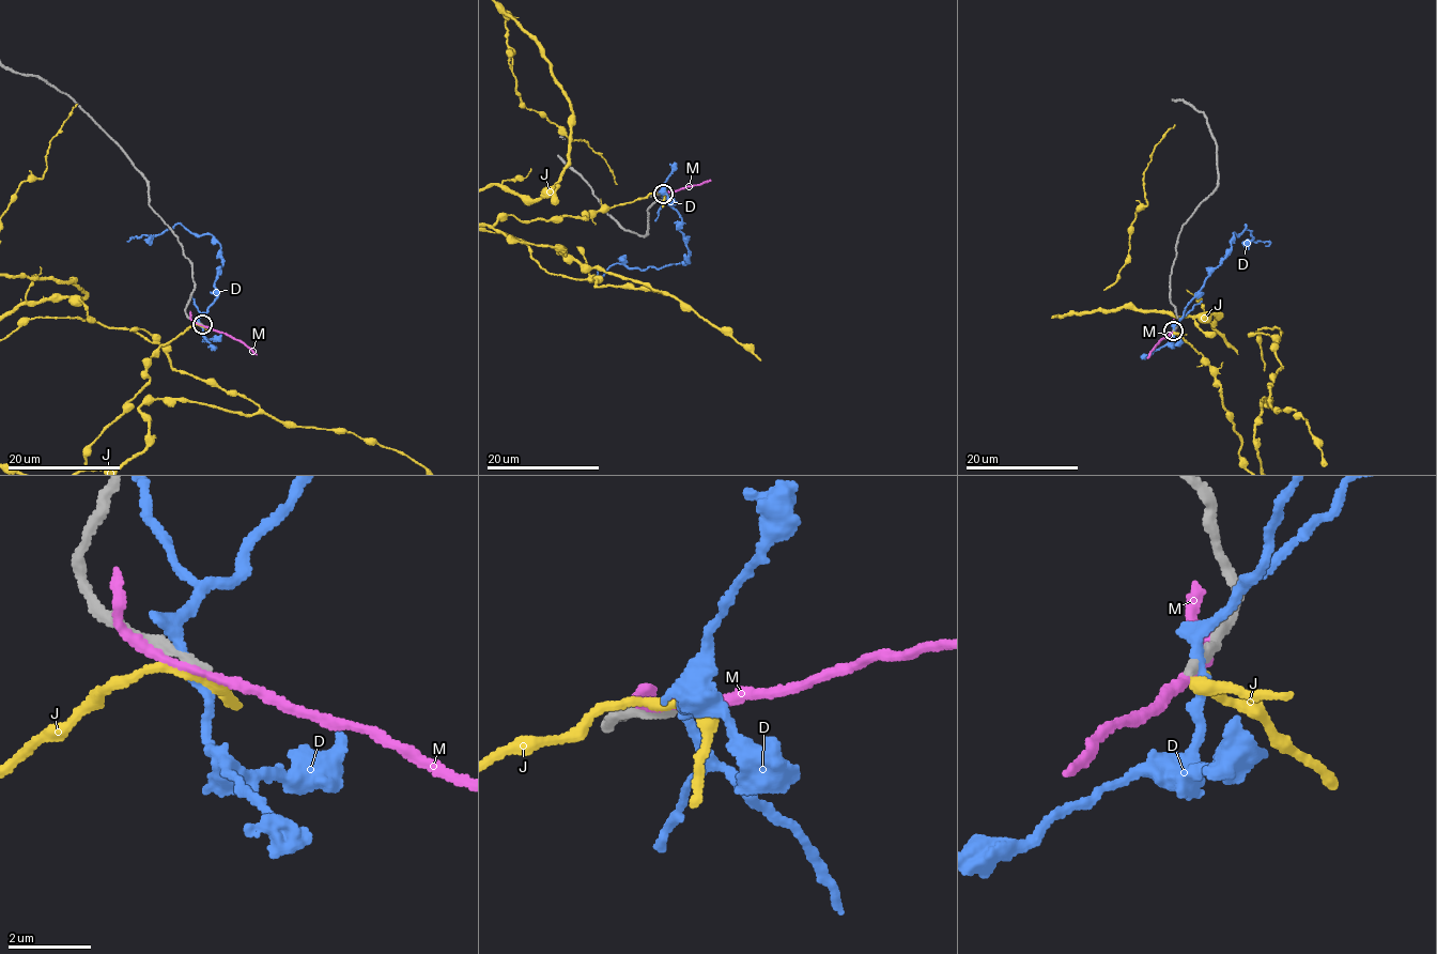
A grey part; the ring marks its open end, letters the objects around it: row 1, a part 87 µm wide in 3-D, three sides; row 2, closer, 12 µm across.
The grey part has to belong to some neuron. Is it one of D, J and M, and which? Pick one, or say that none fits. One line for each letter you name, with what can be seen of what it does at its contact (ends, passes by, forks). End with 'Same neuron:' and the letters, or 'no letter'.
Same neuron: no letter

